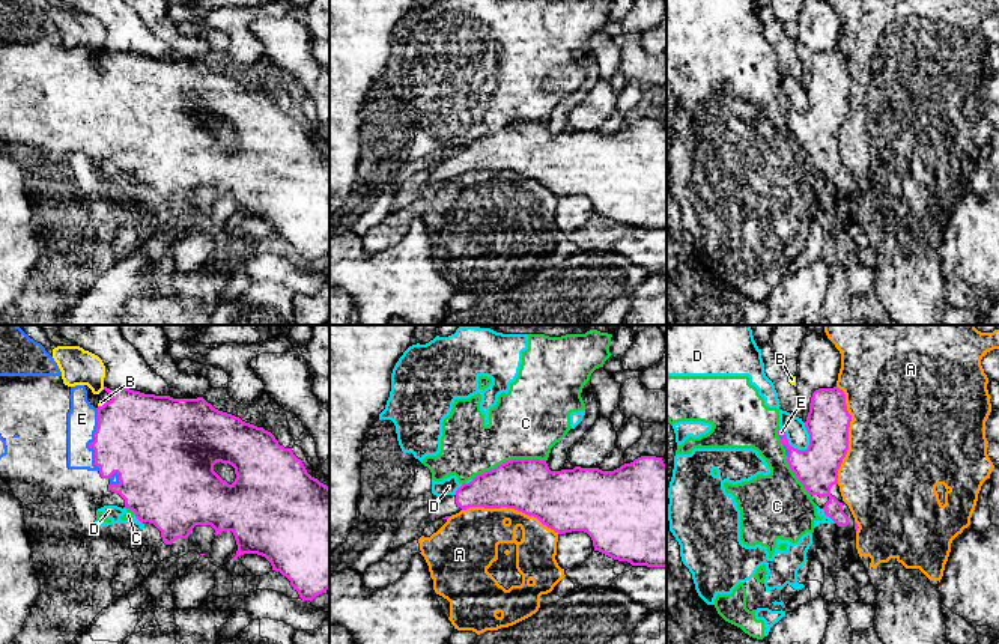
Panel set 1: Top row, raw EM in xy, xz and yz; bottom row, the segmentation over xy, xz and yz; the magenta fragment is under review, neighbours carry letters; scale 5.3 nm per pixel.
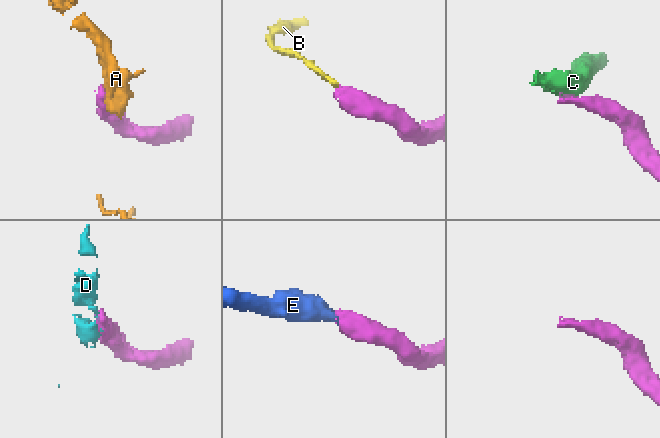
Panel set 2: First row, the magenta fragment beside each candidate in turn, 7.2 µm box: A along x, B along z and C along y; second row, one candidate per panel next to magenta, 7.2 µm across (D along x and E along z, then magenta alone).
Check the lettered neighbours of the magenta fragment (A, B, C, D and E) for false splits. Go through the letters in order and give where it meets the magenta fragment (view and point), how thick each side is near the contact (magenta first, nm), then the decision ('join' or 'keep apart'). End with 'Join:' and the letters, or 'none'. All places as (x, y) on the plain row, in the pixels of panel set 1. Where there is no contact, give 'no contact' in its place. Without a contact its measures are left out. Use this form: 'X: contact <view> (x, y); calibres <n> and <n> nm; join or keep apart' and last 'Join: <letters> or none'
A: contact yz (847, 98); calibres 240 and 500 nm; keep apart
B: contact xy (103, 68); calibres 460 and 20 nm; keep apart
C: contact xz (509, 124); calibres 280 and 380 nm; keep apart
D: contact yz (810, 103); calibres 240 and 120 nm; keep apart
E: contact xy (95, 103); calibres 460 and 160 nm; join
Join: E

